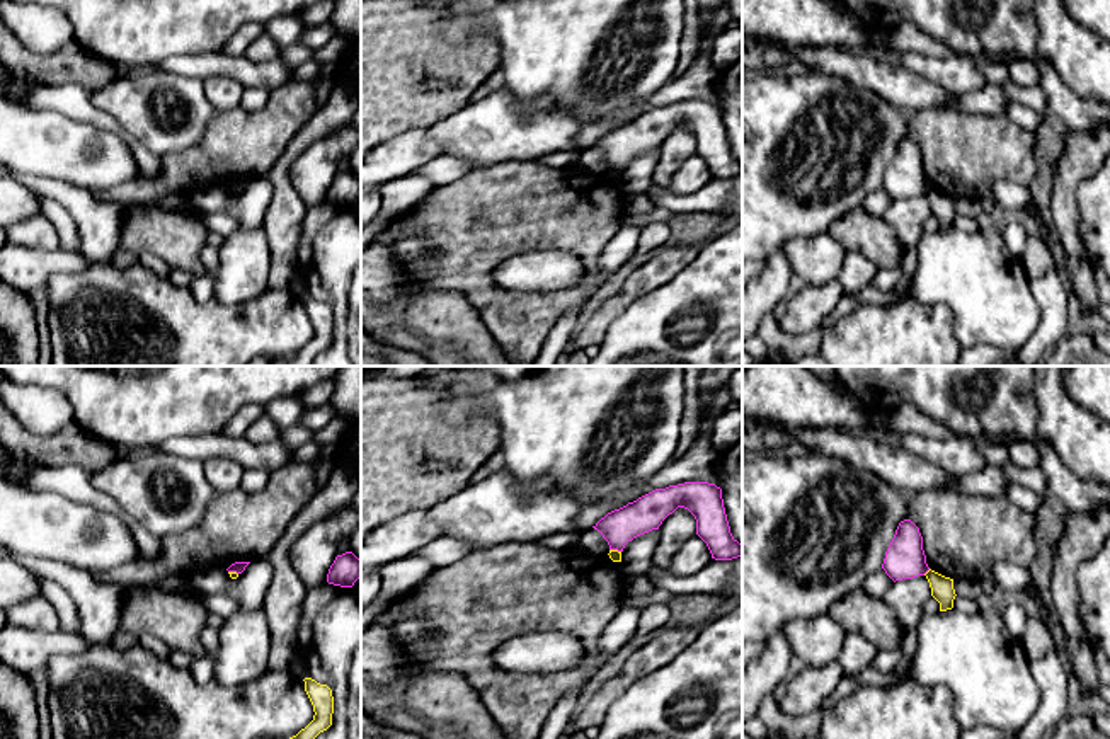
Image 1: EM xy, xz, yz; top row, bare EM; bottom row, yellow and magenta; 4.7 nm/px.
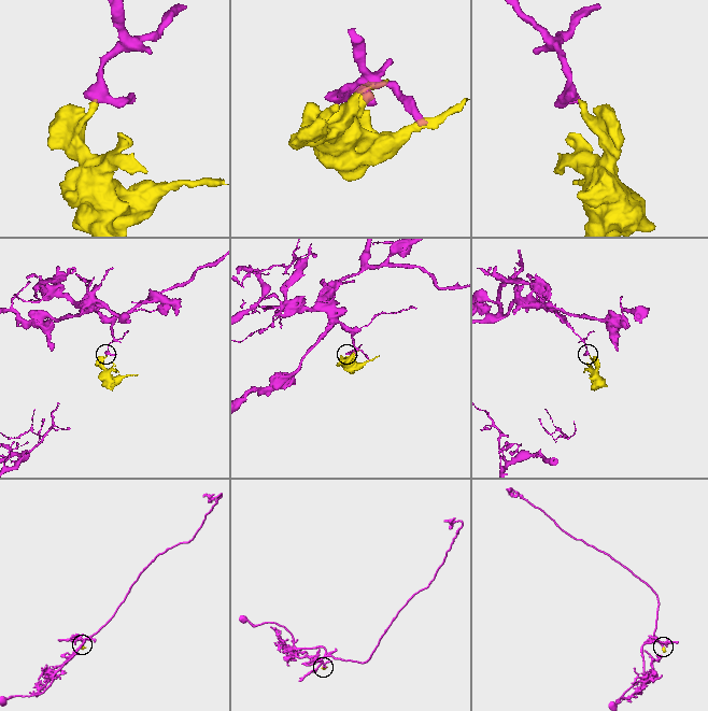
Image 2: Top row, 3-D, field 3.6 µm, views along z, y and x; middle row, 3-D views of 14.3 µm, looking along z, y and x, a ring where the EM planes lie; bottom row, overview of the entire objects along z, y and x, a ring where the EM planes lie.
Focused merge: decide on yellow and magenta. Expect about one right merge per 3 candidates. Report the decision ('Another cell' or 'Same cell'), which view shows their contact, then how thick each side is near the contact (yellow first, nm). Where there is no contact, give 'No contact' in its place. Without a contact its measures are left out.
Another cell. Touches yellow in yz. Thickness 110 nm (yellow) against 190 nm

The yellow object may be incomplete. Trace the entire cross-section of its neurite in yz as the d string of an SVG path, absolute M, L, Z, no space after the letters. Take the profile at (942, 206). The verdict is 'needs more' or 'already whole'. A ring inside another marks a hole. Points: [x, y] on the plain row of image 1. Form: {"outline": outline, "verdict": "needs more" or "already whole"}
{"outline": "M931 187L924 194L930 201L931 215L940 221L940 230L952 228L957 215L953 208L953 198L945 196Z", "verdict": "already whole"}

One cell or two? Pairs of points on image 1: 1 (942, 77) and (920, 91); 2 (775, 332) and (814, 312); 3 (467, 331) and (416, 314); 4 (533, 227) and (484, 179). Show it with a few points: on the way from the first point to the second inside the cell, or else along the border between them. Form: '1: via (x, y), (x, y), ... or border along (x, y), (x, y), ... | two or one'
1: border along (898, 60), (908, 70), (955, 96) | two
2: border along (777, 320), (789, 334), (806, 334), (819, 326) | two
3: via (455, 327), (446, 320), (428, 317) | one
4: via (533, 205), (532, 183), (520, 171), (506, 171) | one

